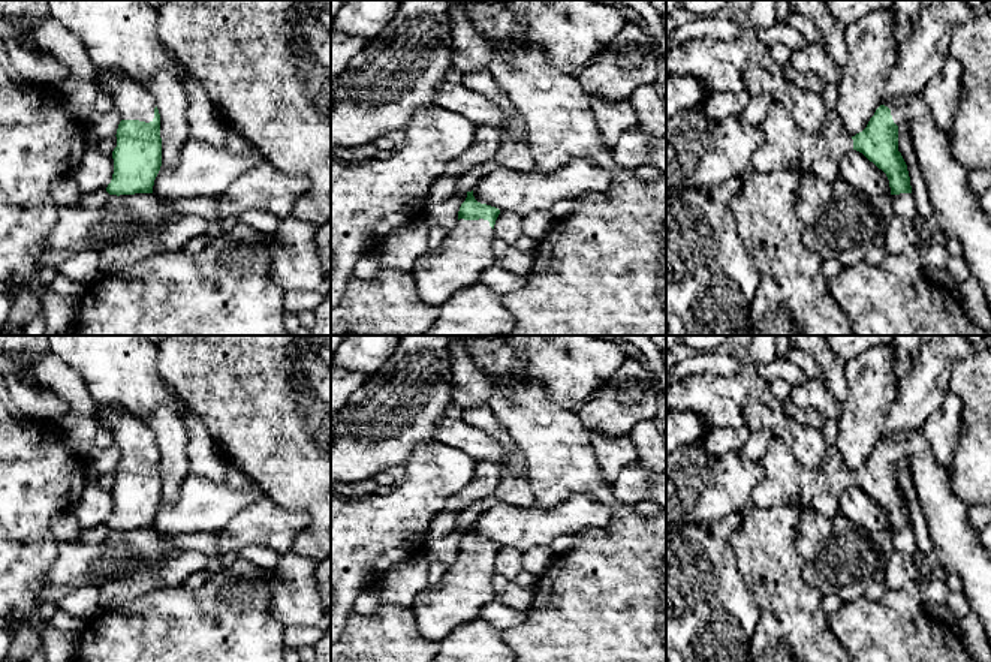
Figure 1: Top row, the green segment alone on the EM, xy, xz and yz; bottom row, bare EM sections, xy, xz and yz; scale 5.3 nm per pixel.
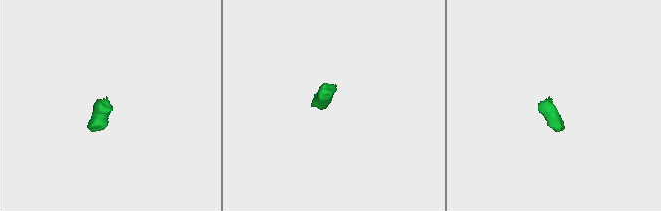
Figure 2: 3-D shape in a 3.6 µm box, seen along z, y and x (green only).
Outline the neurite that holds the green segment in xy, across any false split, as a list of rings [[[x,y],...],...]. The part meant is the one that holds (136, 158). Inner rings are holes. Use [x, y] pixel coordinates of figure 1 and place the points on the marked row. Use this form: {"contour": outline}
{"contour": [[[97,69],[97,85],[105,87],[120,112],[114,174],[109,195],[153,193],[162,166],[160,114],[154,96],[130,75]]]}

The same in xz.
{"contour": [[[473,190],[467,192],[467,198],[460,207],[455,226],[439,247],[428,249],[413,265],[412,276],[418,295],[424,303],[440,307],[455,292],[479,283],[481,274],[497,264],[493,240],[498,214],[498,208],[478,202]]]}

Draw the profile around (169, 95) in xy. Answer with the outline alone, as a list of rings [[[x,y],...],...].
[[[159,70],[148,90],[160,114],[162,163],[177,166],[180,150],[190,138],[184,87],[171,73]]]

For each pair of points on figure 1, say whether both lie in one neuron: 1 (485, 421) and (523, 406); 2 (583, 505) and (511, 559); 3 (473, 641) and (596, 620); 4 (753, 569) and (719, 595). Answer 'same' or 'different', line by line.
1: different
2: different
3: different
4: different

